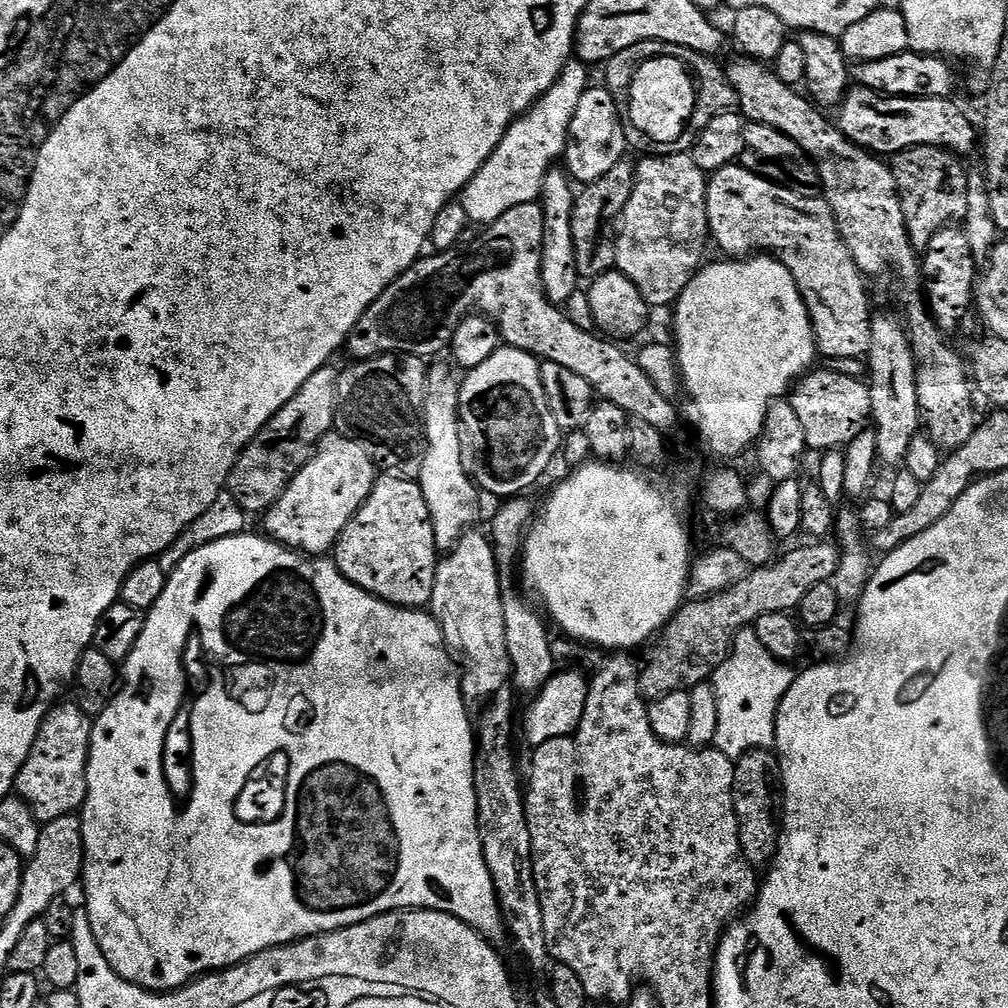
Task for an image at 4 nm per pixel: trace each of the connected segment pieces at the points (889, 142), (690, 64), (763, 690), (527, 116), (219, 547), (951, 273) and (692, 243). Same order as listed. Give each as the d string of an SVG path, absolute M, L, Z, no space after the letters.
M853 87L838 106L838 127L847 140L873 154L895 154L907 148L946 148L953 154L968 152L978 144L978 128L949 98L906 98L883 96L869 88Z
M647 40L646 42L638 42L634 46L626 46L626 50L618 50L618 54L614 54L614 58L610 58L608 63L603 65L602 72L604 72L605 80L603 83L610 95L618 102L627 101L631 94L634 74L640 64L656 56L669 56L683 62L695 83L700 87L698 94L704 97L704 108L717 108L719 112L731 112L739 109L738 94L734 94L734 86L730 86L730 78L725 65L719 64L719 59L704 56L701 52L695 52L686 46L678 46L670 42L658 42L657 40Z
M745 630L736 633L728 655L724 657L723 664L714 673L717 726L712 732L712 737L714 737L712 742L720 752L737 760L742 753L749 752L750 749L771 749L775 745L777 708L782 702L786 690L790 690L794 679L794 672L788 668L791 667L785 661L774 658L774 654L770 654L770 650L766 650L766 646L762 646L762 642L758 642L755 631Z
M575 58L569 60L568 65L564 67L564 73L556 79L551 90L541 96L524 115L519 116L508 127L502 142L494 150L494 154L490 154L482 170L474 174L474 178L464 187L458 197L462 210L466 210L468 219L473 225L493 224L498 222L498 218L502 218L502 214L506 214L506 210L514 210L514 206L535 204L539 201L540 194L544 190L545 174L555 165L552 164L555 160L559 161L563 157L564 150L568 146L568 131L570 122L574 118L574 110L578 110L578 102L582 94L590 87L588 72L590 72L589 65Z
M241 534L241 535L237 535L237 536L228 536L228 537L224 537L224 538L222 538L222 539L221 539L221 540L216 540L216 541L212 541L212 542L210 542L210 543L209 543L209 544L208 544L208 545L202 545L202 546L198 546L198 547L197 547L197 548L192 548L192 549L191 549L191 550L188 550L188 551L185 551L185 553L184 553L184 555L183 555L183 556L181 556L181 557L179 557L179 559L177 559L177 560L176 560L176 561L175 561L175 564L174 564L174 567L173 567L173 568L172 568L172 569L171 569L171 571L169 571L169 572L168 572L168 581L167 581L167 582L166 582L166 590L162 590L162 598L158 598L158 602L154 602L154 606L153 606L153 607L152 607L152 608L150 608L150 609L147 609L147 612L146 612L146 615L145 615L145 617L144 617L144 629L143 629L143 630L142 630L142 634L141 634L141 635L140 635L140 637L139 637L139 638L138 638L138 642L137 642L137 643L136 643L136 645L135 645L135 646L134 646L134 650L130 650L130 654L129 654L129 655L128 655L128 657L126 657L126 658L125 658L125 659L124 659L124 661L123 661L123 662L122 662L122 671L121 671L121 672L120 672L120 673L119 673L119 676L118 676L118 687L117 687L117 689L116 689L116 691L115 691L115 693L114 693L114 695L113 695L113 697L112 697L112 699L111 699L111 700L109 700L109 702L108 702L108 705L107 705L107 706L106 706L106 707L105 707L105 708L103 708L103 710L102 710L102 711L101 711L101 712L100 712L100 713L99 713L99 715L97 715L97 716L96 716L96 717L95 717L95 720L94 720L94 723L93 723L93 726L92 726L92 741L91 741L91 742L90 742L90 754L89 754L89 755L88 755L88 797L87 797L87 798L86 798L86 799L84 799L84 806L83 806L83 809L82 809L82 811L81 811L81 812L80 812L80 813L79 813L79 818L80 818L80 825L81 825L81 826L82 826L82 834L83 834L83 835L84 835L84 871L83 871L83 873L82 873L82 888L83 888L83 884L84 884L84 900L85 900L85 902L86 902L86 903L88 903L88 905L86 905L86 911L87 911L87 914L88 914L88 921L89 921L89 922L90 922L90 926L91 926L91 927L92 927L92 929L93 929L93 930L94 930L94 938L95 938L95 939L96 939L96 941L97 941L97 942L98 942L98 946L99 946L99 947L100 947L100 949L101 949L101 950L102 950L102 954L106 954L106 962L110 962L110 966L114 966L114 970L115 970L115 971L116 971L116 973L118 973L118 974L119 974L119 976L121 976L121 977L122 977L122 978L126 978L126 982L130 982L130 983L131 983L131 984L136 984L136 985L137 985L137 986L138 986L138 987L140 987L140 988L146 988L146 989L148 989L148 991L149 991L149 992L173 992L173 991L174 991L174 990L175 990L175 988L183 988L183 987L184 987L184 985L185 985L185 984L187 984L187 983L189 983L189 982L191 982L191 981L193 981L193 980L195 980L195 979L197 979L197 978L199 978L199 977L201 977L201 976L203 976L203 975L205 975L205 974L207 974L207 973L210 973L210 972L219 972L219 971L221 971L221 970L223 970L223 969L226 969L226 968L233 968L233 966L235 966L235 964L240 964L240 963L241 963L241 962L242 962L242 961L243 961L243 960L248 960L248 959L250 959L250 958L251 958L251 957L252 957L252 956L257 956L257 955L258 955L258 953L260 953L260 952L264 952L264 951L265 951L265 950L267 950L267 948L278 948L278 947L280 947L280 945L281 945L281 944L295 944L295 943L296 943L296 941L297 941L297 940L305 940L305 939L306 939L306 938L307 938L307 937L308 937L308 936L321 936L321 934L323 934L323 933L324 933L324 932L337 932L337 931L338 931L338 929L340 929L340 928L349 928L349 927L350 927L350 926L354 926L354 925L355 925L355 924L361 924L361 923L362 923L362 922L366 922L366 921L367 921L367 920L369 920L369 919L370 919L370 918L374 918L374 917L375 917L375 916L381 916L381 915L382 915L382 914L386 914L386 913L387 913L387 912L398 912L398 911L401 911L401 910L427 910L427 911L429 911L429 912L445 912L445 913L446 913L446 914L450 914L450 915L451 915L451 916L453 916L453 917L454 917L454 918L458 918L458 919L459 919L459 920L461 920L461 921L462 921L462 922L466 922L466 923L467 923L467 924L468 924L468 925L469 925L469 926L470 926L470 927L471 927L471 928L472 928L472 929L473 929L473 930L474 930L474 931L476 931L476 933L478 933L478 935L480 935L480 936L482 936L482 937L484 937L484 939L485 939L485 940L487 940L487 941L489 941L489 942L491 942L491 943L492 943L492 944L493 944L493 945L496 945L496 946L500 946L500 943L502 943L502 942L503 942L503 940L506 940L506 917L505 917L505 915L504 915L504 913L503 913L503 912L501 912L501 910L500 910L500 903L499 903L499 902L498 902L498 898L497 898L497 897L496 897L496 891L495 891L495 890L494 890L494 882L493 882L493 881L492 881L492 879L491 879L491 878L490 878L490 870L489 870L489 869L488 869L488 867L487 867L487 866L486 866L486 858L485 858L485 857L484 857L484 851L483 851L483 850L482 850L482 842L481 842L481 841L480 841L480 827L479 827L479 826L478 826L478 822L477 822L477 821L476 821L476 762L477 762L477 759L478 759L478 740L477 740L477 737L476 737L476 736L475 736L475 735L474 735L474 720L473 720L473 717L472 717L472 716L471 716L471 715L469 715L469 712L468 712L468 710L467 710L467 707L466 707L466 705L464 705L464 695L463 695L463 694L462 694L462 690L461 690L461 689L460 689L460 678L461 678L461 675L460 675L460 673L459 673L459 671L458 671L458 669L457 669L457 666L456 666L456 661L455 661L455 660L453 660L453 659L452 659L452 653L451 653L451 652L449 652L449 650L448 650L448 648L447 648L447 646L446 646L446 645L445 645L445 644L444 644L444 635L443 635L443 634L442 634L442 630L441 630L441 629L440 629L440 623L439 623L439 622L438 622L438 621L437 621L437 620L436 620L436 617L435 617L435 616L433 616L433 615L431 615L431 614L429 614L429 613L428 613L428 612L427 612L427 611L424 611L424 610L417 610L417 609L415 609L415 608L397 608L397 607L396 607L396 605L394 605L394 604L387 604L387 603L386 603L386 602L385 602L385 601L384 601L384 600L380 600L380 599L379 599L379 598L378 598L378 597L376 597L376 596L372 596L372 595L371 595L371 594L369 594L369 592L367 592L367 591L366 591L366 590L362 590L362 589L361 589L361 588L359 588L359 587L358 587L358 586L354 586L354 582L350 582L350 581L349 581L349 580L347 580L347 579L346 579L346 577L345 577L345 576L343 576L343 575L342 575L342 573L340 573L340 572L339 572L339 571L338 571L338 569L336 569L336 561L335 561L335 559L332 559L332 558L313 558L313 557L311 557L311 556L309 556L309 555L307 555L307 554L305 554L305 553L303 553L303 552L293 552L293 551L292 551L292 549L291 549L291 548L285 548L285 547L284 547L284 545L282 545L282 544L278 544L278 543L276 543L276 541L275 541L275 540L270 540L270 539L268 539L268 537L267 537L267 536L265 536L265 535L263 535L263 534L257 534L257 536L248 536L248 535L249 535L249 534Z
M949 226L938 230L934 238L930 238L927 248L922 252L922 268L924 264L924 288L928 310L936 325L942 330L956 328L968 316L968 308L974 304L974 289L978 284L978 258L972 253L970 242L966 238L963 227Z
M690 154L674 155L674 156L653 156L649 155L644 161L636 164L636 181L634 182L634 190L630 194L630 202L626 202L624 212L618 221L618 231L616 234L616 267L615 271L620 272L634 284L642 294L642 298L648 304L649 309L664 308L675 305L682 293L686 290L686 286L700 271L705 263L704 251L707 250L708 244L710 248L710 233L708 230L708 215L706 214L706 198L708 197L708 182L706 173L698 167L694 162L694 158Z

